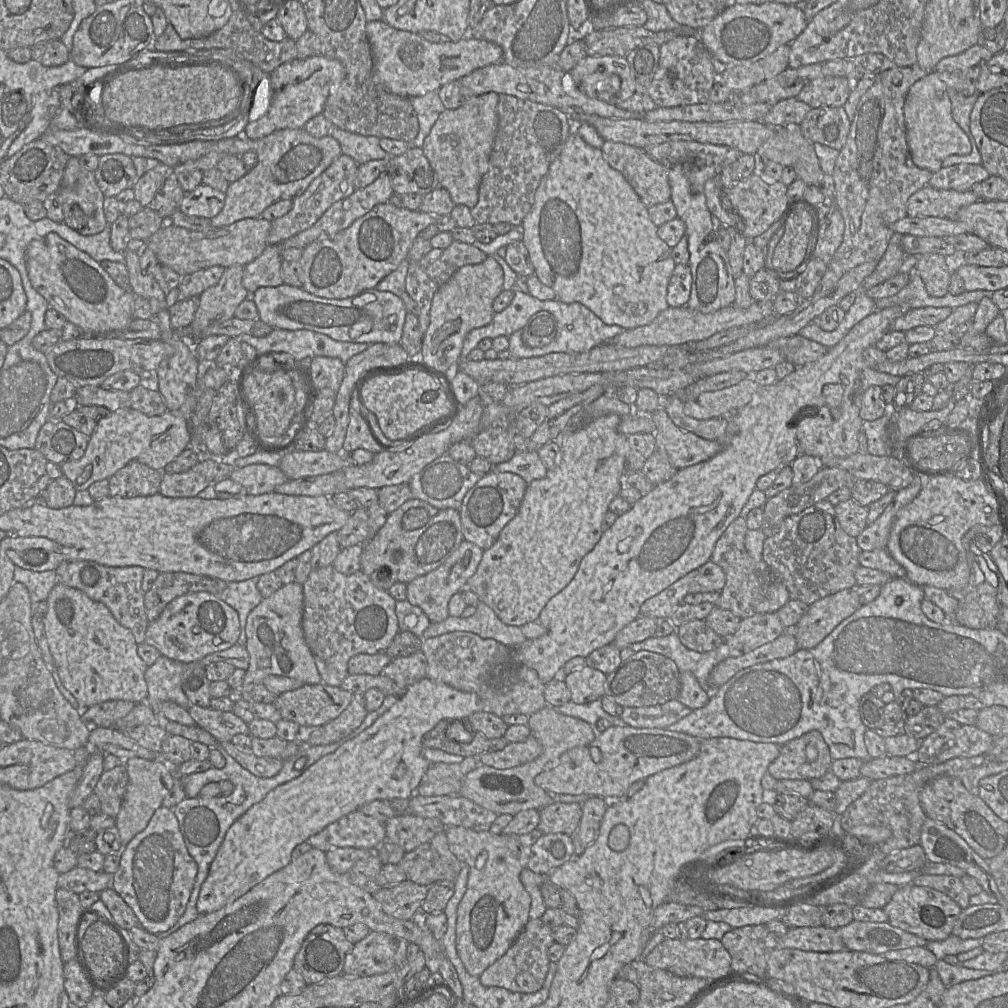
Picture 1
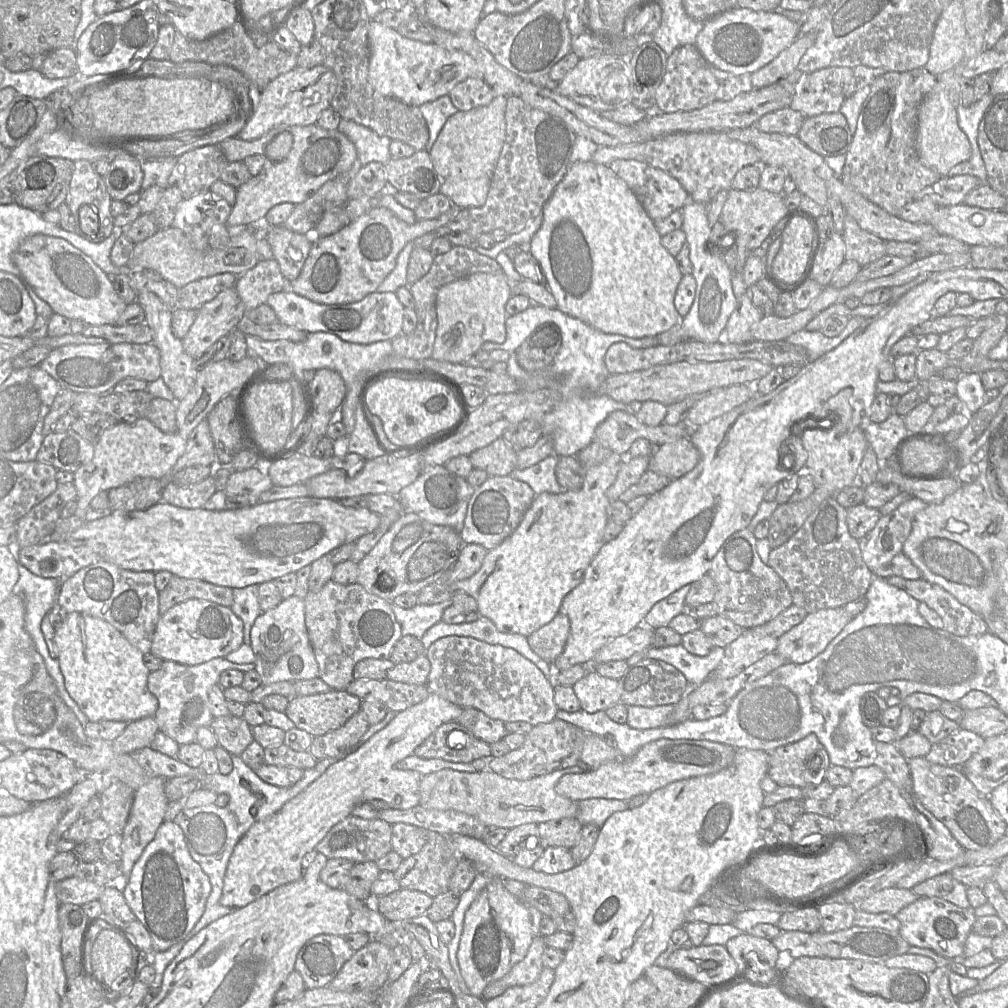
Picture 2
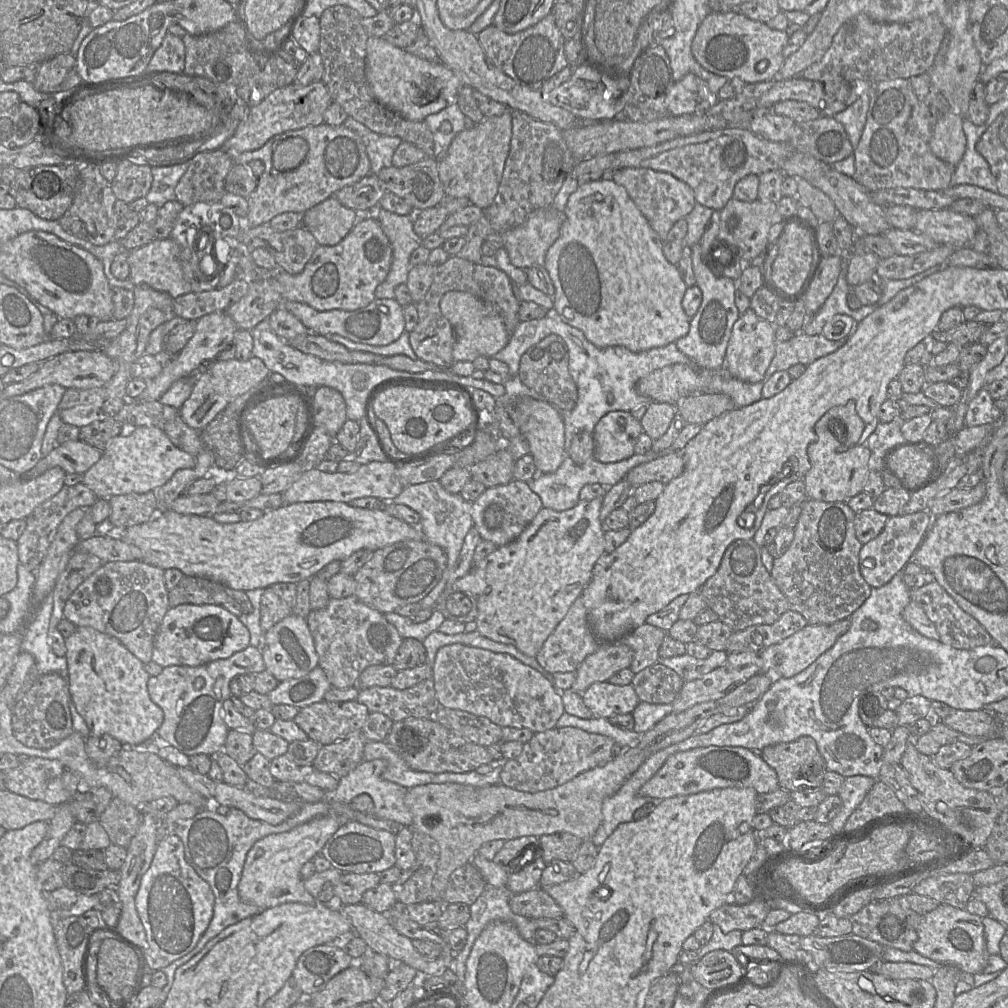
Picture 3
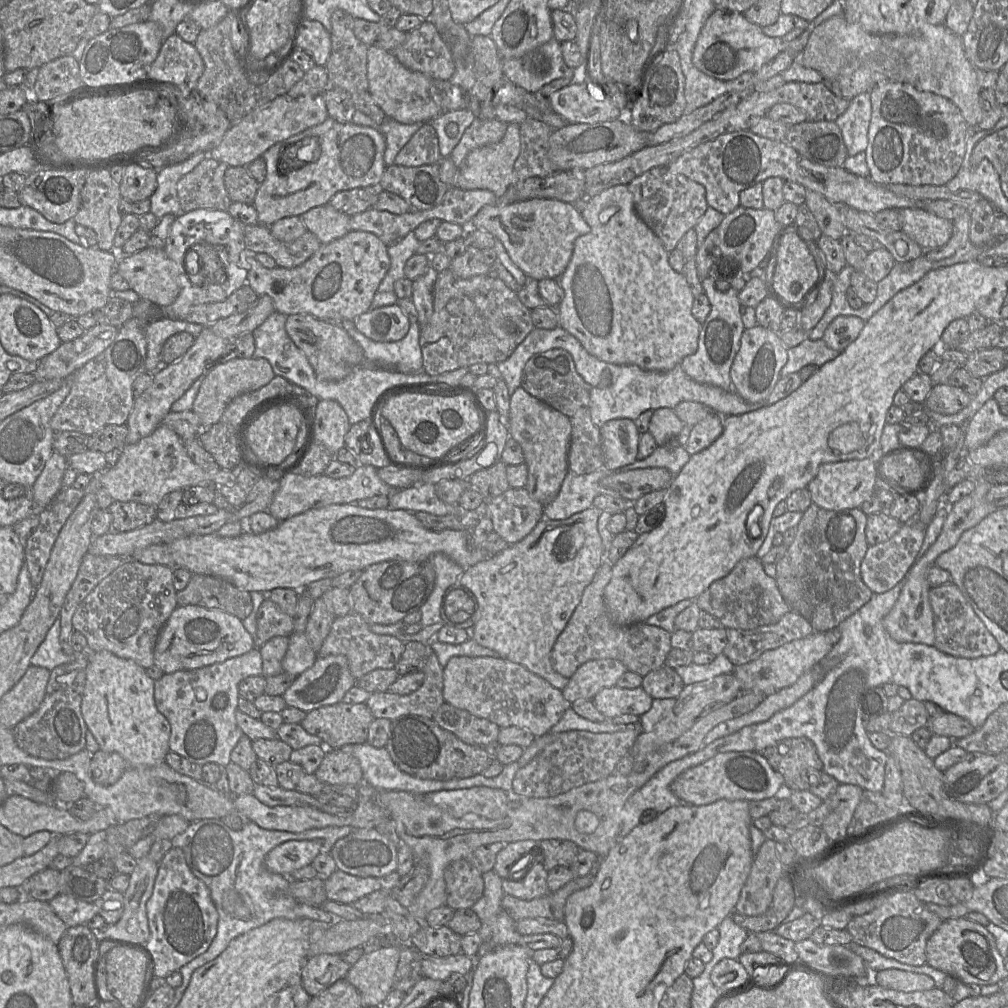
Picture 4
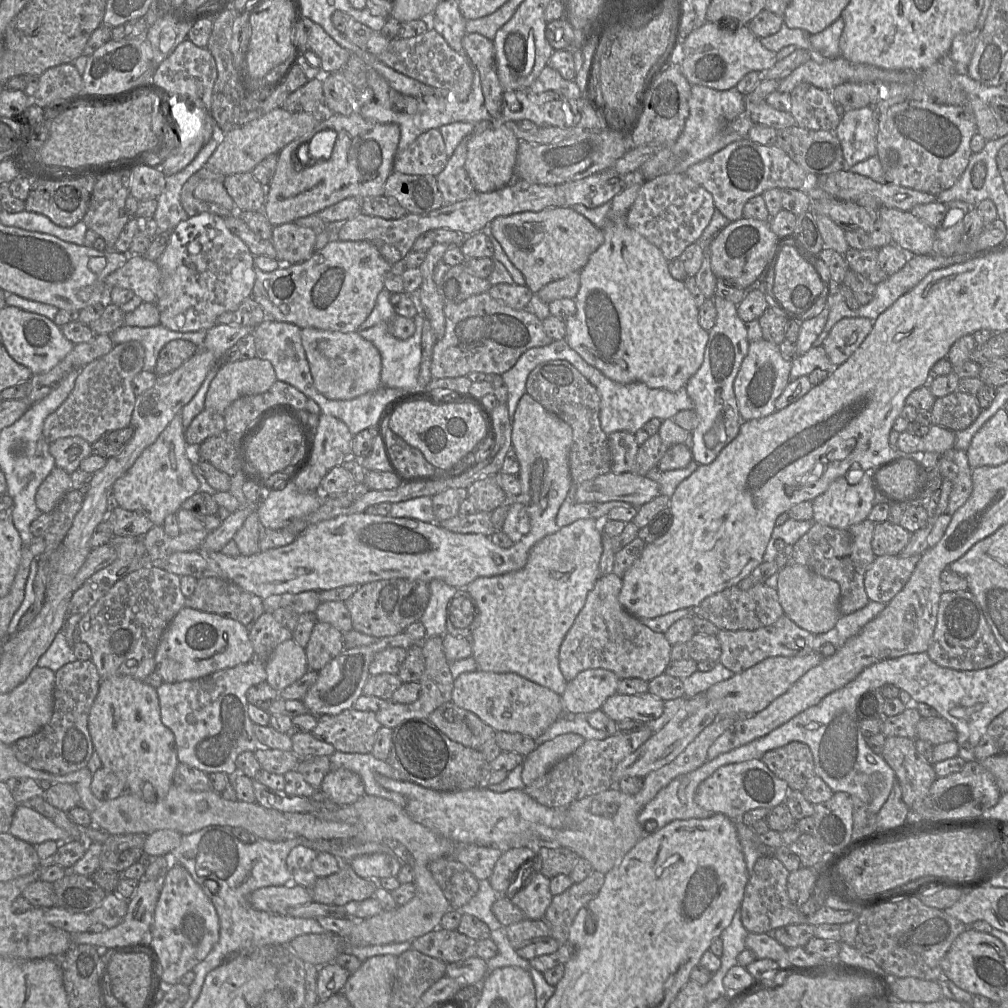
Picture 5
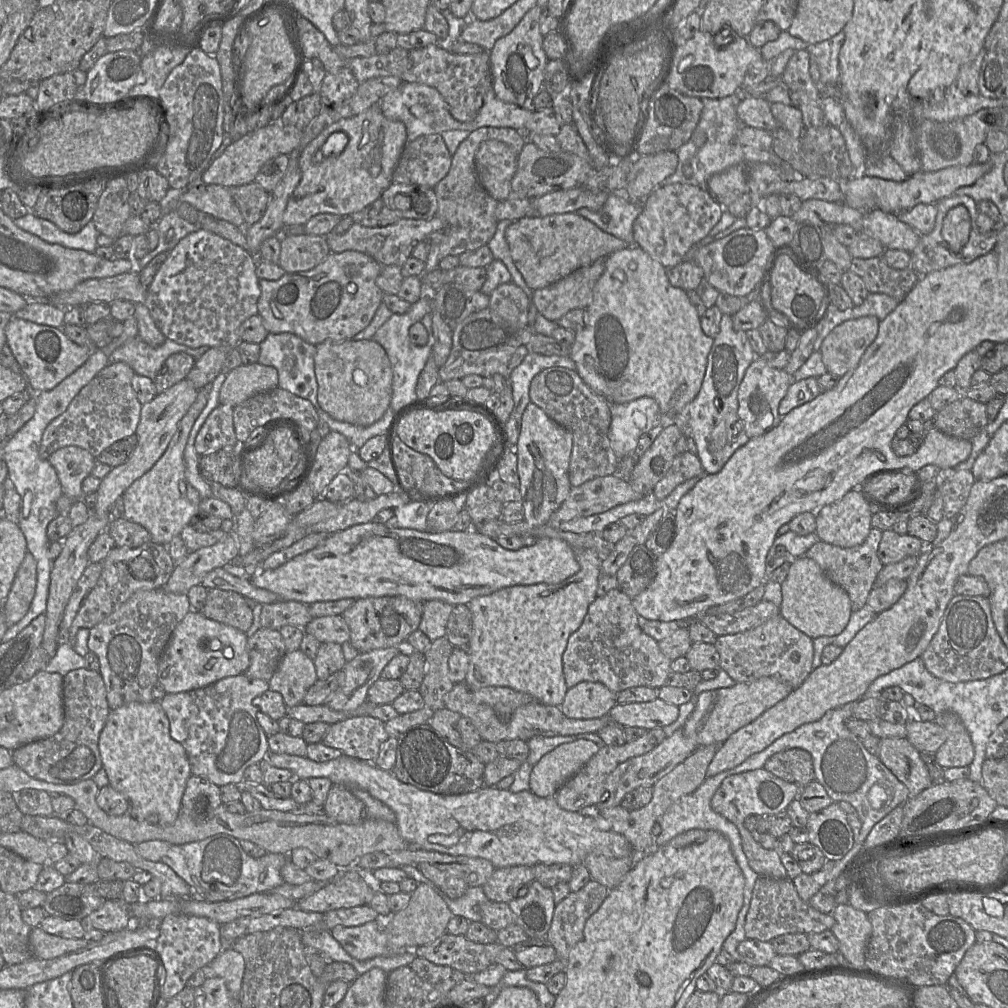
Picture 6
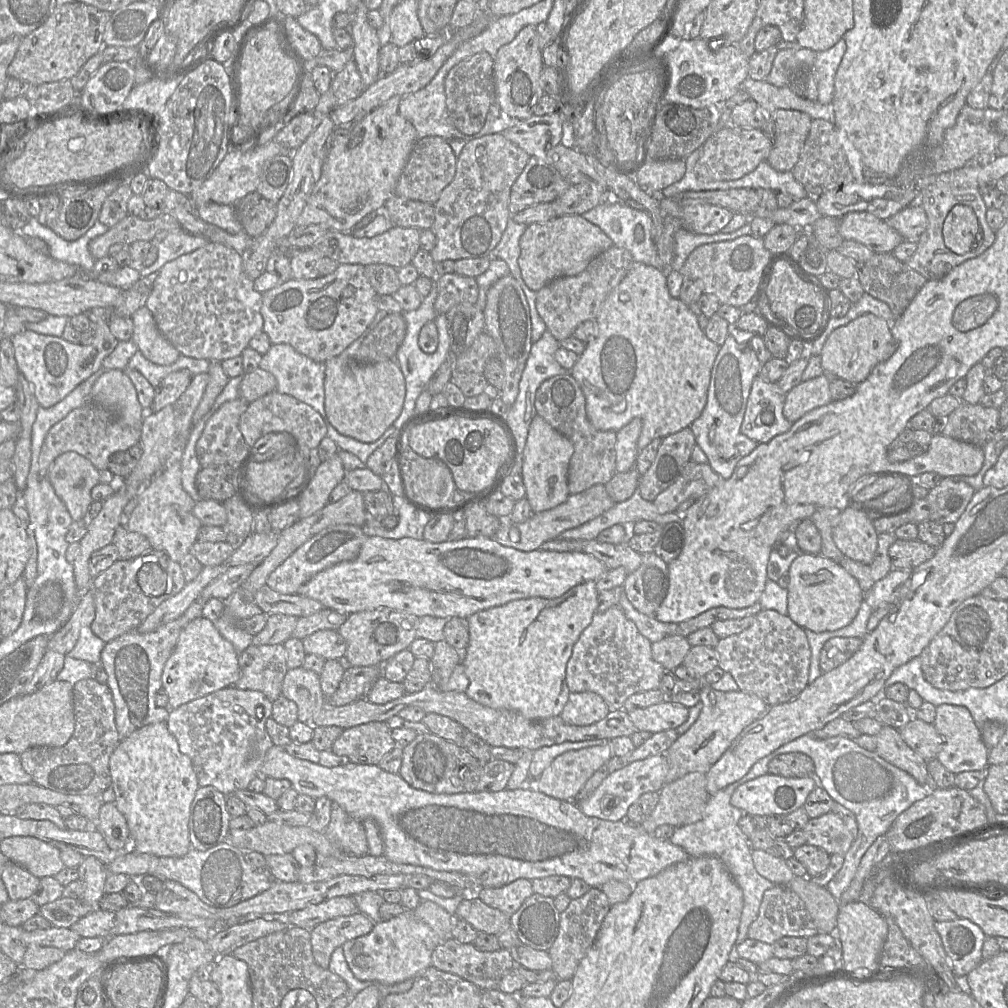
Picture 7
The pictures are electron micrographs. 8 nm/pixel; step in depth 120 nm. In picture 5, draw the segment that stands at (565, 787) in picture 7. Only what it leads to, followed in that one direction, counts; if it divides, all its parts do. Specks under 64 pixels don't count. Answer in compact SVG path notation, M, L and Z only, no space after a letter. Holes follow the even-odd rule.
M567 733L538 745L522 762L523 783L527 786L537 780L555 763L577 750L585 740L579 734Z

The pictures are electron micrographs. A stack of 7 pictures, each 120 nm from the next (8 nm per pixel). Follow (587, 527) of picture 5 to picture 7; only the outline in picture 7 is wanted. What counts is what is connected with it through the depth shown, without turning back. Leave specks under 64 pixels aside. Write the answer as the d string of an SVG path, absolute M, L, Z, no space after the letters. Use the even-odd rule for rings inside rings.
M587 581L572 587L558 598L513 600L469 616L469 643L462 662L469 679L468 697L490 708L516 711L530 720L560 716L570 694L566 681L567 662L573 646L591 623L597 607L596 581Z

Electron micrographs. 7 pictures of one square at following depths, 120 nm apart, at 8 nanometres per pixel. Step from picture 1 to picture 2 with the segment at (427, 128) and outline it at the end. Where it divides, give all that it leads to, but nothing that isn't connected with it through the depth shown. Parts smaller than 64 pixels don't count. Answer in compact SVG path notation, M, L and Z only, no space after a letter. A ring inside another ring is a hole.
M448 95L441 96L432 102L424 103L419 106L419 109L428 126L429 139L425 151L429 153L446 120L458 110Z

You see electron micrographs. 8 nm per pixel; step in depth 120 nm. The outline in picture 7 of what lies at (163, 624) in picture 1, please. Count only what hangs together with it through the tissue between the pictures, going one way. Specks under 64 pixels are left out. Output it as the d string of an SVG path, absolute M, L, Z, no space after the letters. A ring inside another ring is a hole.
M201 616L181 630L177 644L166 661L162 675L162 688L168 696L168 712L197 698L234 685L240 677L239 654L223 638L214 623Z

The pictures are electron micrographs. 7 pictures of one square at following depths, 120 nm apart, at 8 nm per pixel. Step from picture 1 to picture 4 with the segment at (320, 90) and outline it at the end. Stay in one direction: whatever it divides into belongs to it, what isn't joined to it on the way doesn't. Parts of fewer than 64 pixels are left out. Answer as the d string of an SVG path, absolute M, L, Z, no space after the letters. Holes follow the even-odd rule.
M287 94L276 97L260 106L237 123L233 123L218 145L209 151L209 157L228 166L244 166L257 158L274 144L324 122L328 117L322 94L291 98Z

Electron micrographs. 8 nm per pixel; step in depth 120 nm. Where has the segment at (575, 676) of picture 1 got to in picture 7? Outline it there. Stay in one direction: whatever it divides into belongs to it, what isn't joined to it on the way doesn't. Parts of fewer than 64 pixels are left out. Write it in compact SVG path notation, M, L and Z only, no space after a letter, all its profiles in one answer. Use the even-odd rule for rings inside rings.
M667 701L628 712L630 720L639 731L651 734L675 730L688 718L689 709Z

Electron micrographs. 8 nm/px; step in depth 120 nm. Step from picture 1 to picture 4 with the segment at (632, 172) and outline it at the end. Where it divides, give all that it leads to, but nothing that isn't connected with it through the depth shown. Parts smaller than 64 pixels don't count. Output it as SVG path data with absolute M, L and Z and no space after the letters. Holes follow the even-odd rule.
M667 167L652 168L633 179L627 187L633 195L637 215L661 240L668 252L676 249L680 239L695 228L708 208L705 187L671 172Z

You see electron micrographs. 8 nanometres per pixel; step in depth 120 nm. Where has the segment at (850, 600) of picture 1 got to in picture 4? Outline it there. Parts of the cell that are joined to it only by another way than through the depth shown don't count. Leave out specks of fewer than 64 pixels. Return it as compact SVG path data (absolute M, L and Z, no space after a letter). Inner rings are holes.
M814 631L807 637L765 651L757 659L737 666L734 675L740 683L741 691L761 691L767 696L793 685L813 665L823 659L832 647L825 633Z

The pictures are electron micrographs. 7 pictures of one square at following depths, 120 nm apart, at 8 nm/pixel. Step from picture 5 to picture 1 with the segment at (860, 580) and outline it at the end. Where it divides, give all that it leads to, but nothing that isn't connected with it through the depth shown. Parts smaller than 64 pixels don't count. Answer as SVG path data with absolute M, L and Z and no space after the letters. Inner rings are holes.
M825 499L785 518L779 532L765 538L763 560L786 586L792 599L810 606L828 595L858 586L855 570L860 565L861 551L856 538L842 530L834 506Z

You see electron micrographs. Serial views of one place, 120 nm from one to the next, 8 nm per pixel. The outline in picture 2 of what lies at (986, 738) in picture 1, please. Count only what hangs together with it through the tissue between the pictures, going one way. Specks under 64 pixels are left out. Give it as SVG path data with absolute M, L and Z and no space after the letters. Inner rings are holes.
M960 728L956 733L932 744L925 758L941 766L961 768L982 747L984 741L979 735Z

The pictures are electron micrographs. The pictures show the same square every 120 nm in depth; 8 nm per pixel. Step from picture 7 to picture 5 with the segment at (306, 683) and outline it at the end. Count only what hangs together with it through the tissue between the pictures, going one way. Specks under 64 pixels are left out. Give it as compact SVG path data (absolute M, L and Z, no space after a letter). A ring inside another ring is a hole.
M293 638L286 640L272 652L265 668L266 682L280 693L309 670L305 649Z

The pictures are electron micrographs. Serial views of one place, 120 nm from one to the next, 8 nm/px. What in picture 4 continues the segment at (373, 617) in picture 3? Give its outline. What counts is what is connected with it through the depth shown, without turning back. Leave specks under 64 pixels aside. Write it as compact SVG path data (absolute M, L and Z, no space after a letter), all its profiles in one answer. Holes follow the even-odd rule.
M350 612L343 617L335 617L331 629L325 638L318 657L343 655L347 658L351 675L355 680L361 679L375 669L395 668L405 643L391 635L380 635L371 631L368 624L359 614Z

